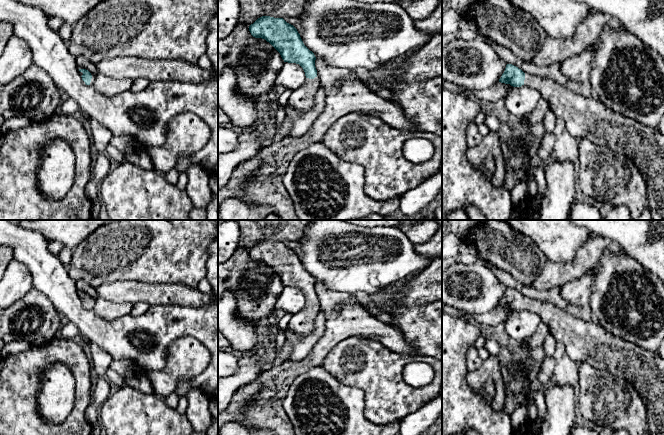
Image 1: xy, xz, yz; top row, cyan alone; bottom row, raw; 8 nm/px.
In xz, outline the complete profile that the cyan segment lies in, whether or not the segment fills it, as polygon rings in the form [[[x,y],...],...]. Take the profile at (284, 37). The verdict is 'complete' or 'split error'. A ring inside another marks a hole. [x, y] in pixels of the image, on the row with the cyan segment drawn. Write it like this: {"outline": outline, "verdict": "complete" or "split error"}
{"outline": [[[262,16],[249,26],[251,35],[269,42],[284,62],[299,64],[305,72],[304,84],[292,91],[287,102],[300,112],[310,110],[315,103],[315,93],[320,86],[315,67],[316,57],[303,43],[297,29],[283,18]]], "verdict": "split error"}

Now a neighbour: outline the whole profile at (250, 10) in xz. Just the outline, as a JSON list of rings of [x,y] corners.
[[[239,0],[238,24],[250,26],[262,16],[298,18],[308,0]]]

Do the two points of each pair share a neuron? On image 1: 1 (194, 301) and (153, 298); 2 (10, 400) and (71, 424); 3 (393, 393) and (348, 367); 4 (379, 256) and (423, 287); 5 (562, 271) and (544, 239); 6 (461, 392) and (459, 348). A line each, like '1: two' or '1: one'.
1: one
2: one
3: one
4: two
5: two
6: one

